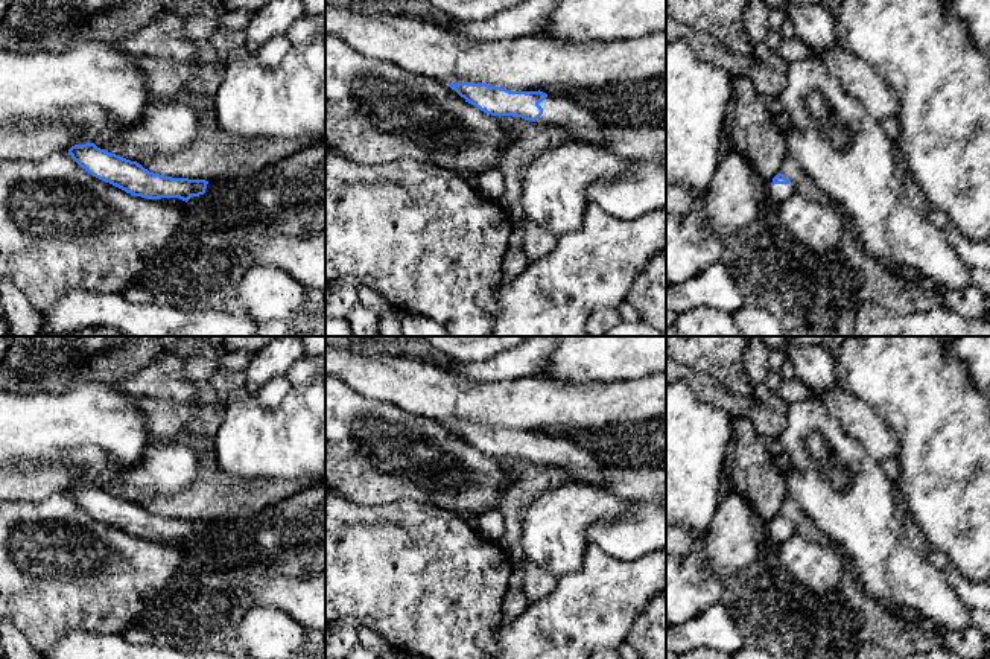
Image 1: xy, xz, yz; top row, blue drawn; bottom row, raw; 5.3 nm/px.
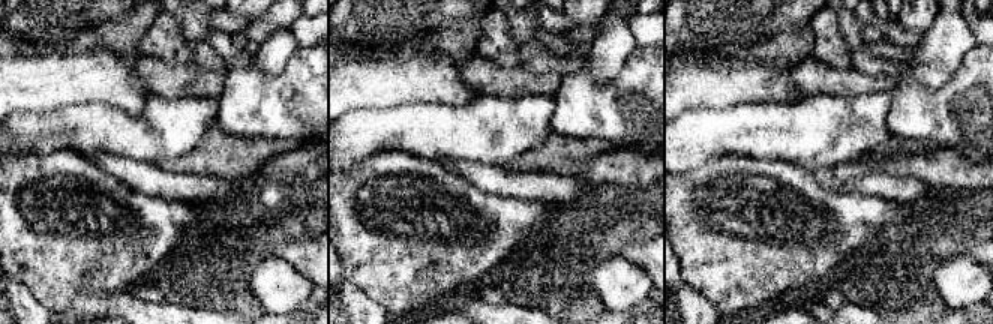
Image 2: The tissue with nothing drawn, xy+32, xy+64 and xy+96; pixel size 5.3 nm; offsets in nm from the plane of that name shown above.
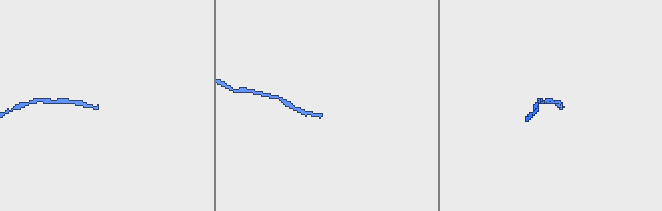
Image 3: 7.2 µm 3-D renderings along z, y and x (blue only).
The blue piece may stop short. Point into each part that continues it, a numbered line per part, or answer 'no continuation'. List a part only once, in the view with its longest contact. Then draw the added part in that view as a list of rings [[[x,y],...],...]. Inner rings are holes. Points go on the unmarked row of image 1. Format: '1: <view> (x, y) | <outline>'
1: xz (583, 464) | [[[549,437],[538,444],[543,455],[537,464],[554,464],[569,469],[575,481],[602,487],[602,466],[592,450],[579,447],[573,440]]]

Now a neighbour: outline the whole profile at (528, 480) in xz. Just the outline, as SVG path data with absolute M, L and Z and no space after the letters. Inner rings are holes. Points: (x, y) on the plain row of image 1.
M500 457L509 478L497 511L505 519L505 534L499 545L512 563L525 559L522 542L522 516L531 502L543 492L575 481L569 469L554 464L537 464L522 458Z

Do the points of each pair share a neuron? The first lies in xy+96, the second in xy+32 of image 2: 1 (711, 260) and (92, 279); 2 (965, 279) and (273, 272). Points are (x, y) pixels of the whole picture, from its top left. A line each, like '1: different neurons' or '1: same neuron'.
1: same neuron
2: same neuron

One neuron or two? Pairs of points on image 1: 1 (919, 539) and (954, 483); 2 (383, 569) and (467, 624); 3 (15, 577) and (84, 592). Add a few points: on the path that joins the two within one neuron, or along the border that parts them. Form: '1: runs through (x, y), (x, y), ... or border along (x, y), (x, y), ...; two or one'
1: border along (905, 501), (928, 545), (946, 559); two
2: runs through (405, 571), (417, 574), (446, 603); one
3: runs through (32, 580), (67, 582); one

